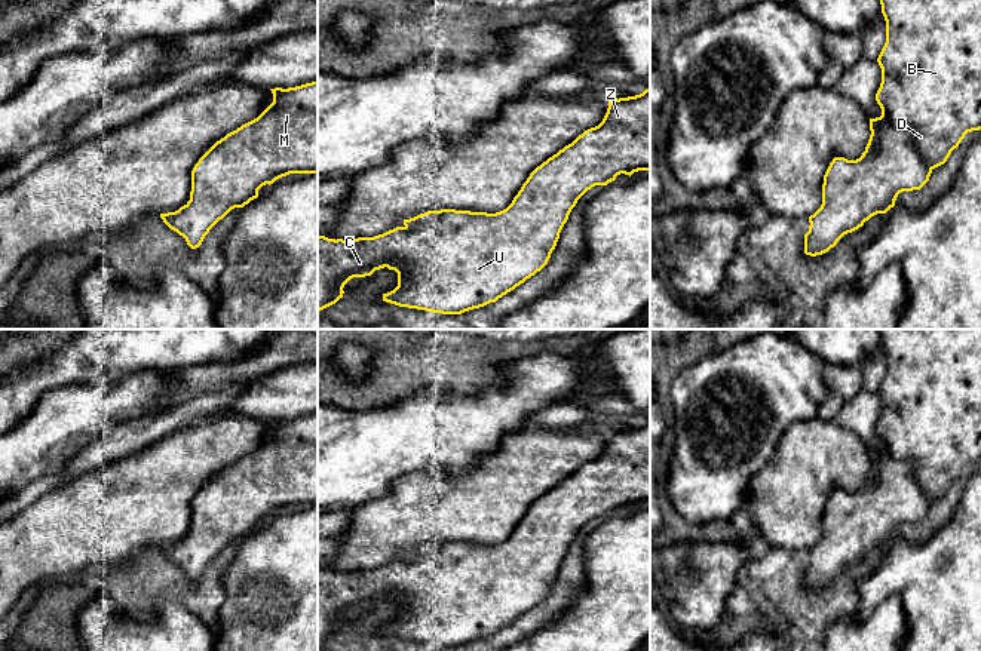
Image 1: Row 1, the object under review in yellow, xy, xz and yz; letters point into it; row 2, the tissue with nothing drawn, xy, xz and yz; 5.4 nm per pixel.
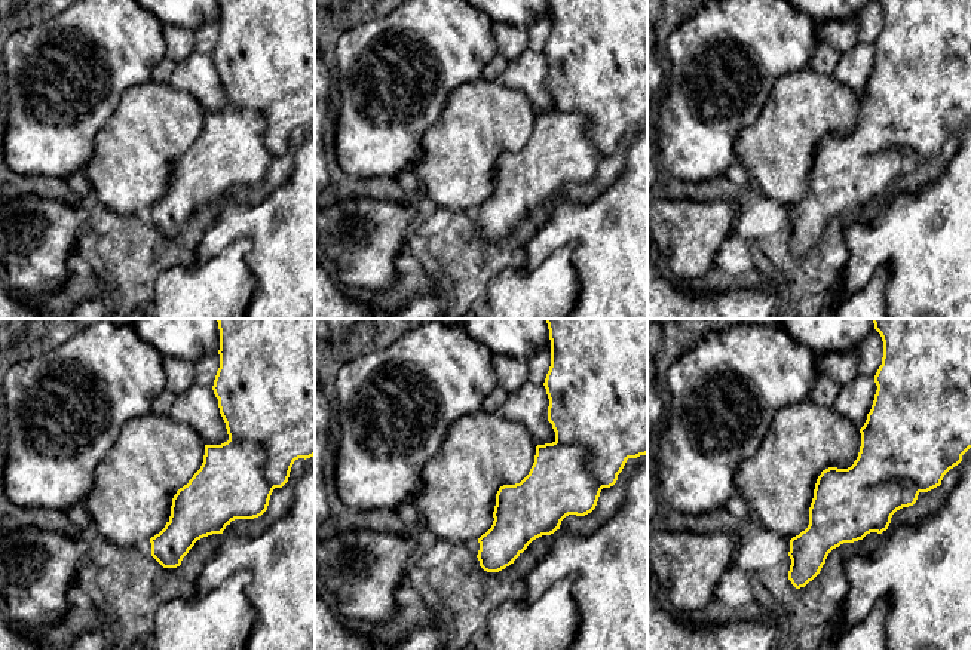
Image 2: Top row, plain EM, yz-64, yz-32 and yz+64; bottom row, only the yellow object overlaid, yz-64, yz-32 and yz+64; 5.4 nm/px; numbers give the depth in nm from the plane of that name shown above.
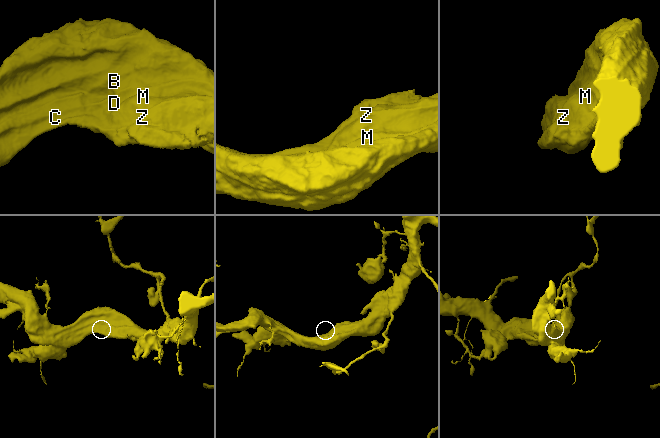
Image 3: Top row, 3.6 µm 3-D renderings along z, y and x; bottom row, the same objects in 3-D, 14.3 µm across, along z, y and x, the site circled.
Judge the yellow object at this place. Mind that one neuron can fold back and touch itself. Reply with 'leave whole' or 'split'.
leave whole

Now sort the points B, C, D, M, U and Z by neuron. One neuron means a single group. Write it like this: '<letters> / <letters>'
B C D M U Z

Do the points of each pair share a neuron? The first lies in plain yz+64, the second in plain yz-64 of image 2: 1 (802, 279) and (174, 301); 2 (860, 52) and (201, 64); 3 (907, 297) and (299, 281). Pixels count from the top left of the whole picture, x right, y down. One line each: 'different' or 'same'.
1: different
2: same
3: same

